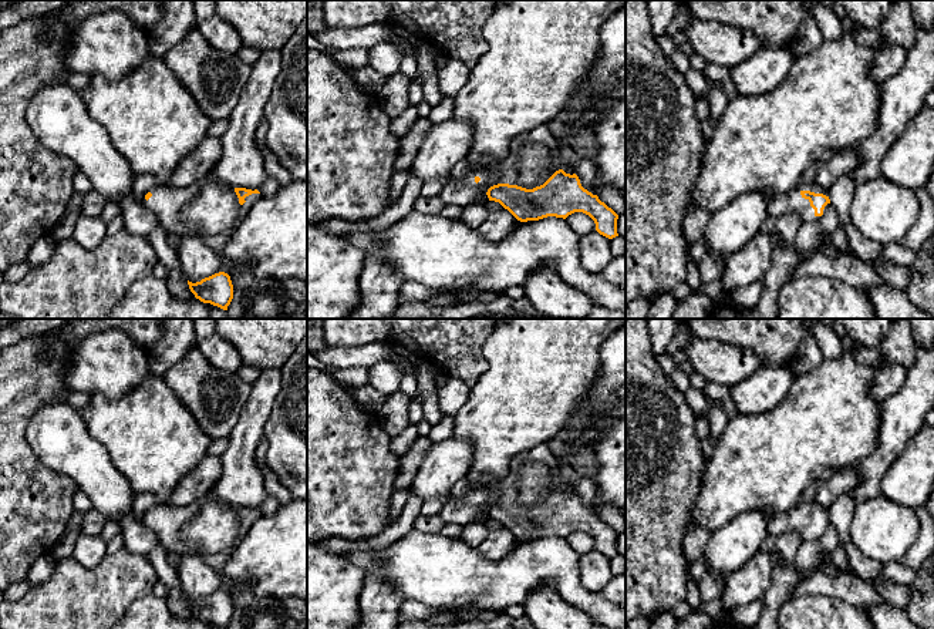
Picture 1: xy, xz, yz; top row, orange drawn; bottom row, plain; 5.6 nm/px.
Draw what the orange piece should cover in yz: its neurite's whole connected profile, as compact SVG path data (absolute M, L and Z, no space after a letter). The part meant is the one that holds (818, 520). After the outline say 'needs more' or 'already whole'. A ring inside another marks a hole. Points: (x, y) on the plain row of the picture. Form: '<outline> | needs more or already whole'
M809 502L773 515L769 519L768 529L776 538L785 532L795 531L803 541L816 541L829 524L829 508Z | needs more

